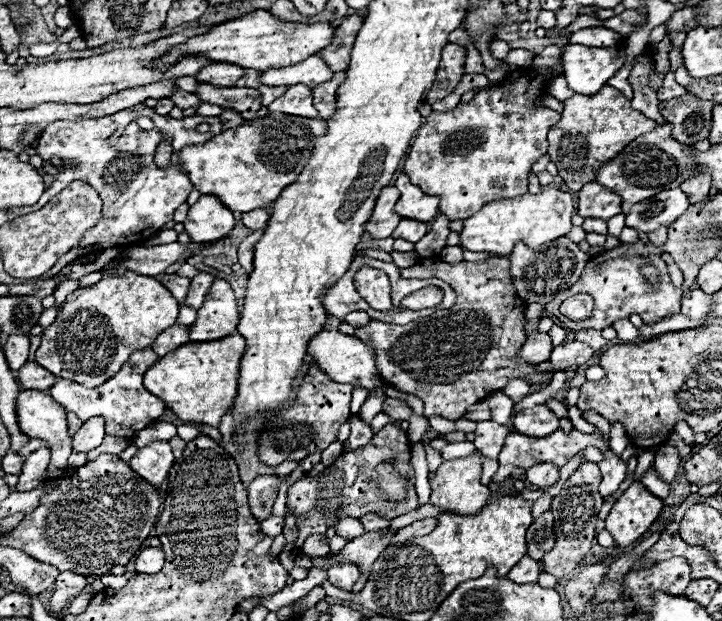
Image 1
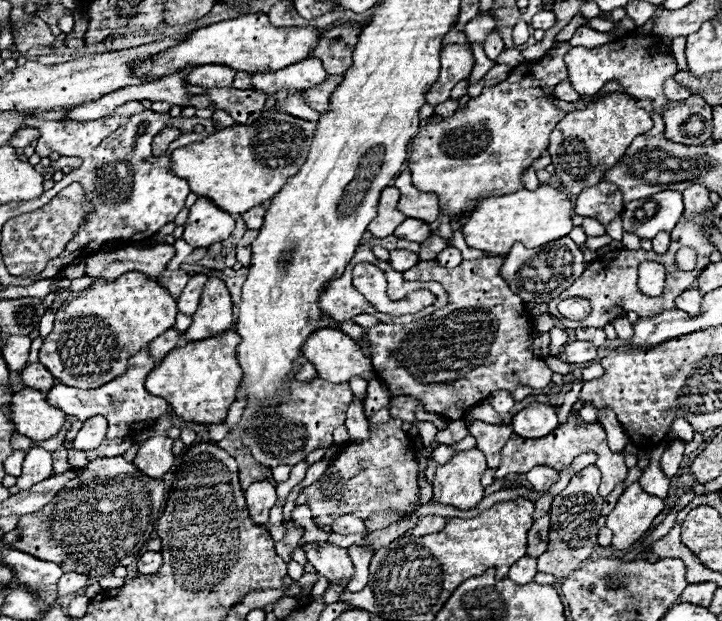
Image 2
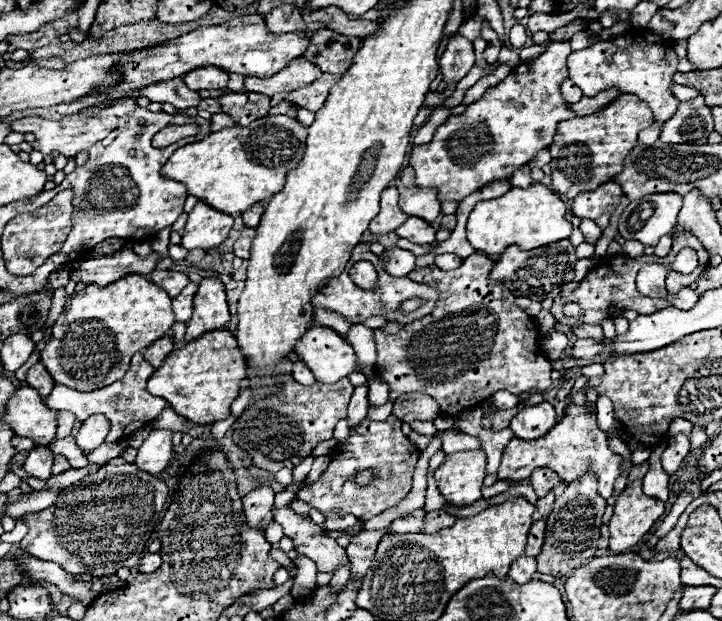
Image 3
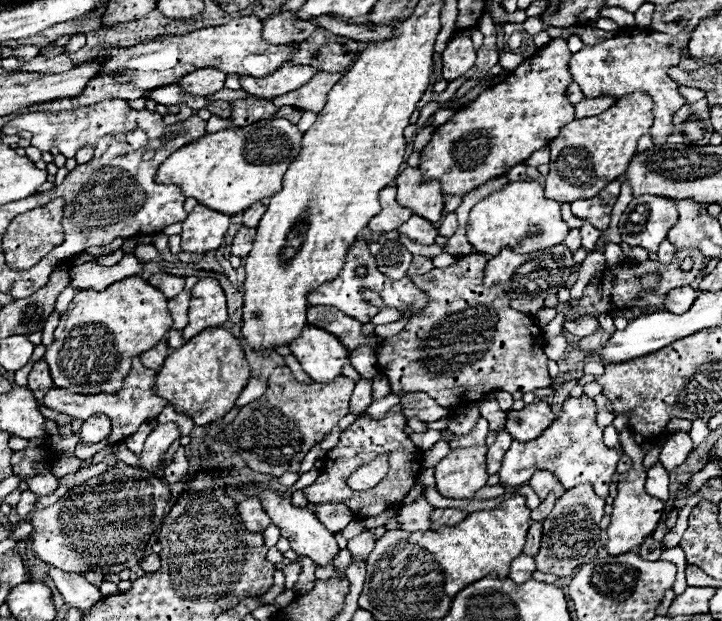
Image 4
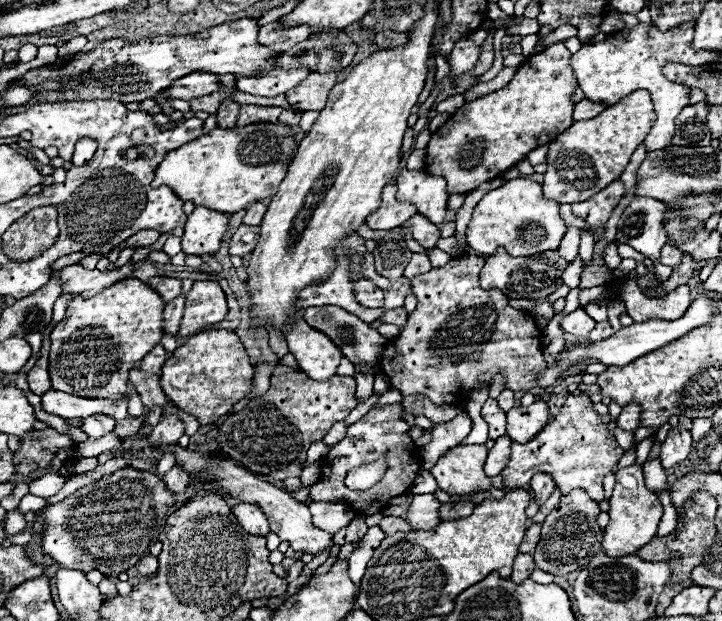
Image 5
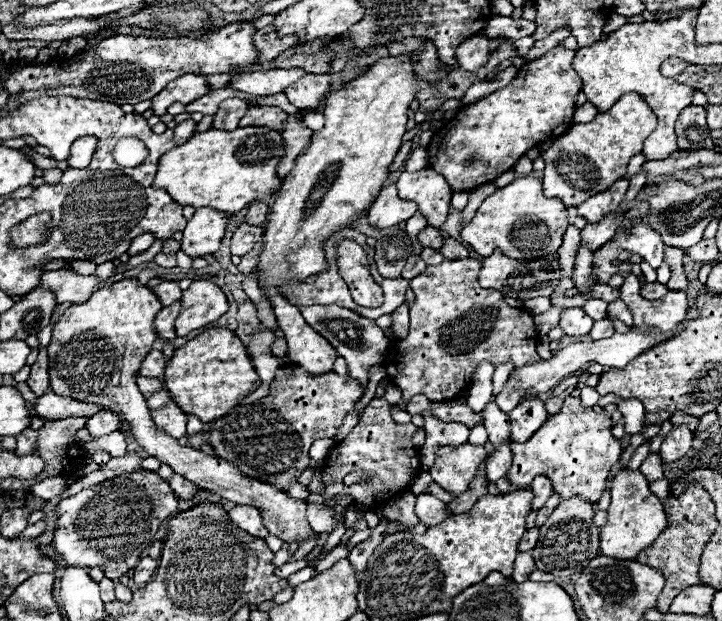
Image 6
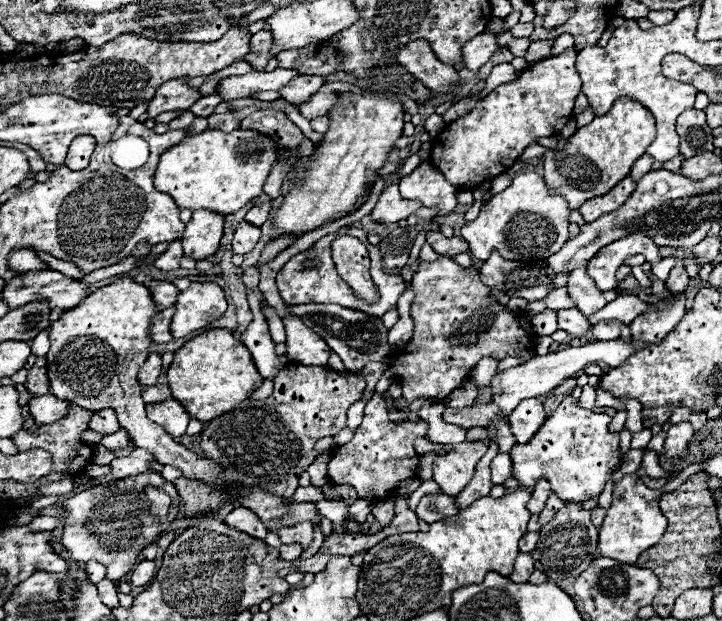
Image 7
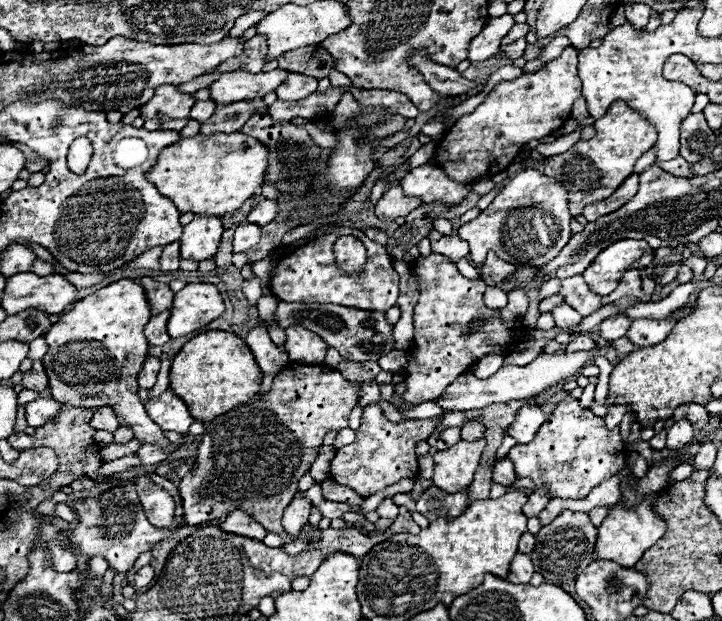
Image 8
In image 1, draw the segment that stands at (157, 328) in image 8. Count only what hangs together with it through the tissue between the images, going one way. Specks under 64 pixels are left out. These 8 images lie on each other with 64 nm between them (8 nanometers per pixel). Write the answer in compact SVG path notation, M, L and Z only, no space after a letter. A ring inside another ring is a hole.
M200 272L200 274L192 280L192 284L190 284L188 300L186 300L184 304L186 304L186 306L192 306L192 308L196 308L196 310L198 310L198 308L202 306L204 298L206 298L206 294L208 294L208 290L210 290L212 282L214 282L214 276L212 276L212 274Z

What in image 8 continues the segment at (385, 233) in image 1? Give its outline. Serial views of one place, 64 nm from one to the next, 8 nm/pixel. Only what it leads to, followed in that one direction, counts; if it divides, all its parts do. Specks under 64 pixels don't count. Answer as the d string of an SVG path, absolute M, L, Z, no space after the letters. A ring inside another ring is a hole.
M392 186L388 188L382 198L378 200L378 204L374 206L374 214L382 220L382 222L394 222L398 218L404 218L408 216L412 210L416 210L422 202L420 200L412 200L412 198L406 198L402 194L402 188L400 186Z

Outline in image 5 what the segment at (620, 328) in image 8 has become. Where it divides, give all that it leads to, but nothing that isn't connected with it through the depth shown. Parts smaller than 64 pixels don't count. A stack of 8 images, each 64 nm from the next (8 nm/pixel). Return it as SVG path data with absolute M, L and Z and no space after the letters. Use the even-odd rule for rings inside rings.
M600 322L600 324L596 324L596 328L594 328L594 330L588 334L588 340L586 340L586 344L600 342L600 340L604 340L604 338L612 336L612 334L614 334L612 326L610 326L610 324L606 324L606 322Z

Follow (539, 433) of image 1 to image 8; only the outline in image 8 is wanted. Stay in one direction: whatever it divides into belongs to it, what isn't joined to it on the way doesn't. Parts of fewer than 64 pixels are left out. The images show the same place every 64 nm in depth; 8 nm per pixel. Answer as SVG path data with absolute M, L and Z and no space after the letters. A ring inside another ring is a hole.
M526 404L518 410L512 426L508 428L508 434L514 436L518 444L528 444L536 436L538 428L546 422L546 418L548 414L544 414L538 404Z

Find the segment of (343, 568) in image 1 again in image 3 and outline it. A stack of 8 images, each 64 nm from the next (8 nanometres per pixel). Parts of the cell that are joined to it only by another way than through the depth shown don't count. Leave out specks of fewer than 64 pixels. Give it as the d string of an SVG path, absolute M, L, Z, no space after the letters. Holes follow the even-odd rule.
M290 508L274 512L274 522L284 528L284 534L294 540L294 550L316 562L318 572L334 574L340 566L348 564L346 550L334 538L328 538L310 518L300 518Z

